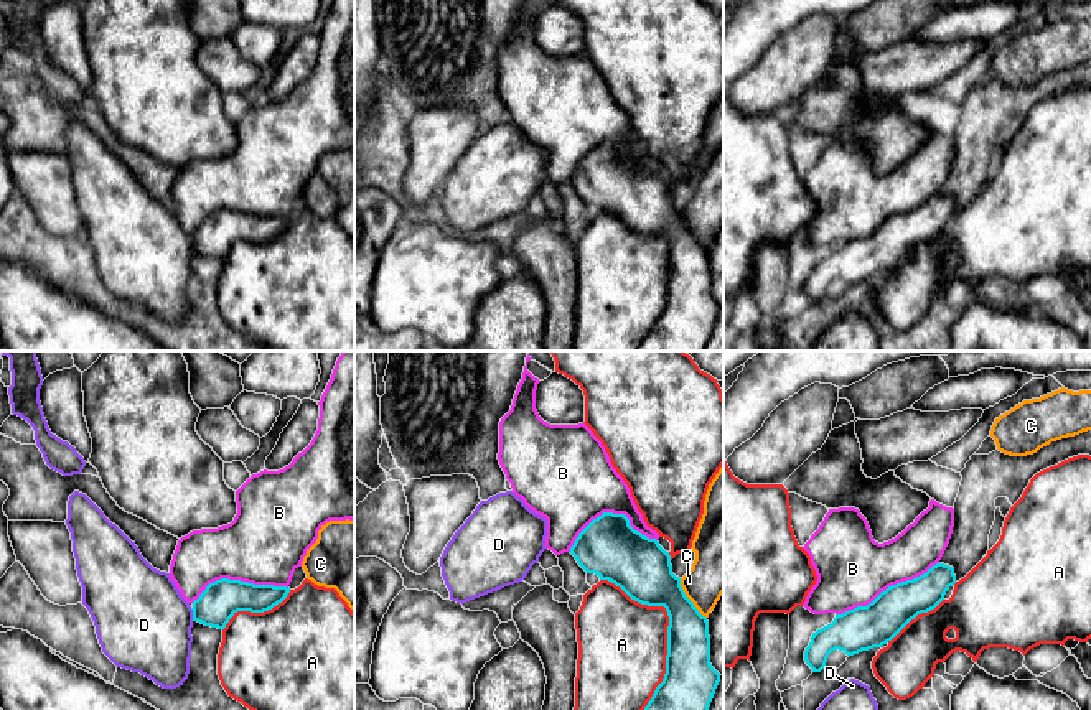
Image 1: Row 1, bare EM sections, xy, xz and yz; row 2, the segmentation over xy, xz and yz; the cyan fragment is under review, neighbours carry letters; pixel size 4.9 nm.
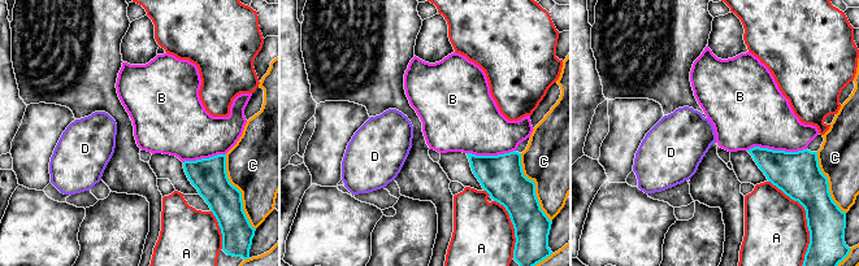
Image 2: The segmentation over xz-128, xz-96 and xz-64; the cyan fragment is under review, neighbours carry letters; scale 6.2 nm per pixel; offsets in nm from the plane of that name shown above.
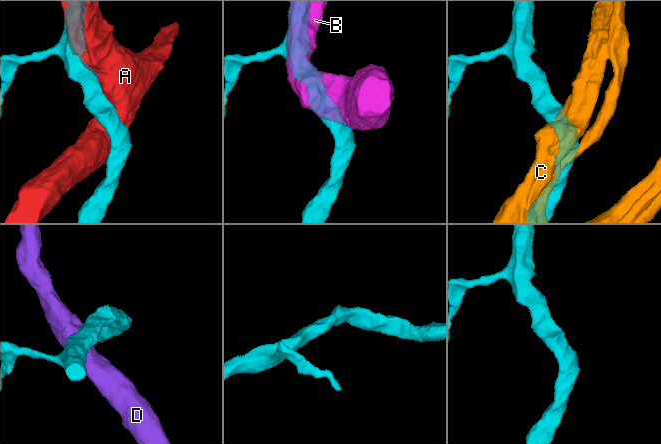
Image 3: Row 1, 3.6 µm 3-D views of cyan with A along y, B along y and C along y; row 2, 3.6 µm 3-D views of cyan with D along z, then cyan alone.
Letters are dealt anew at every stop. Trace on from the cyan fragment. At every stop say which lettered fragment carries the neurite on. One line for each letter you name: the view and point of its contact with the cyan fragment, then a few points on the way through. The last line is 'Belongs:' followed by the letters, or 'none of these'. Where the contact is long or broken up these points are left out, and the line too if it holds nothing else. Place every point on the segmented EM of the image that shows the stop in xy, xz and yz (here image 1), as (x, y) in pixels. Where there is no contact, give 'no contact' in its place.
B: contact yz (889, 587)
Belongs: B

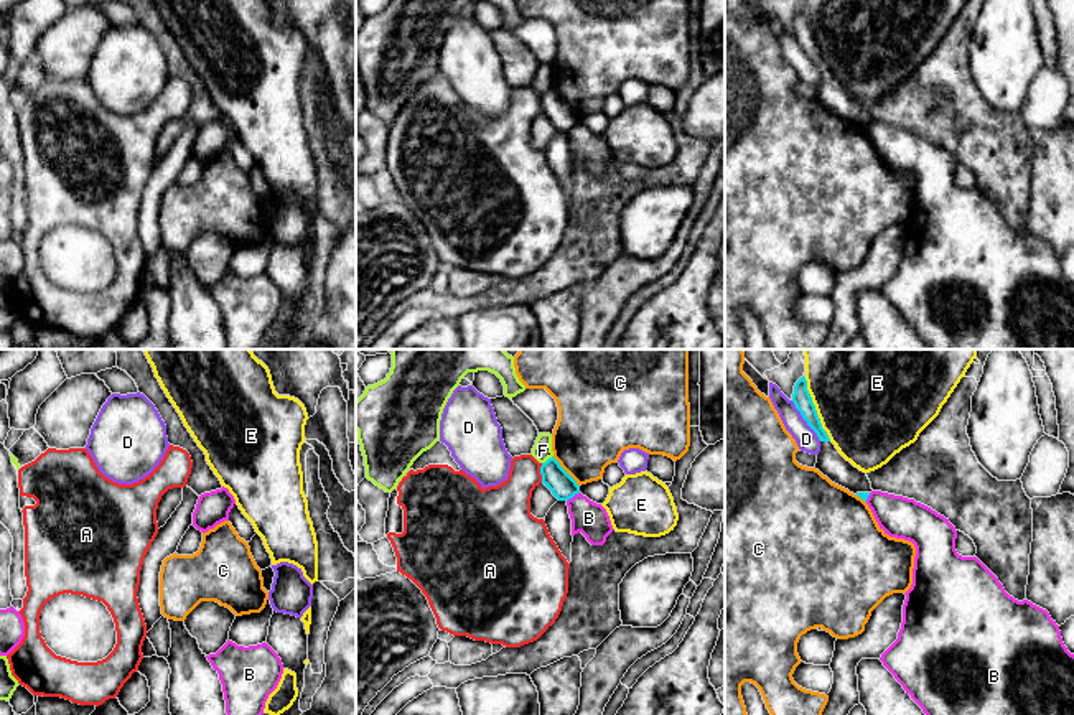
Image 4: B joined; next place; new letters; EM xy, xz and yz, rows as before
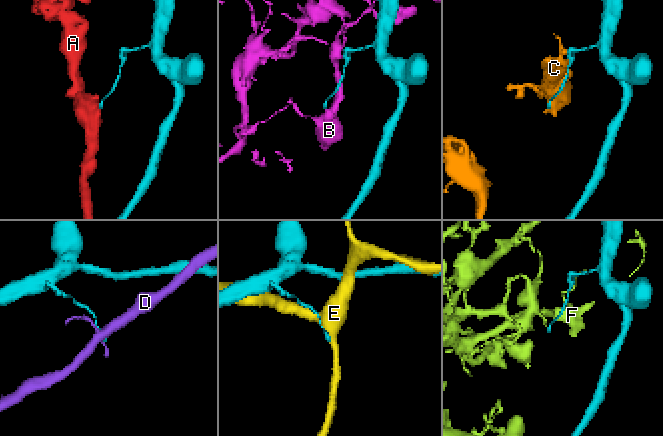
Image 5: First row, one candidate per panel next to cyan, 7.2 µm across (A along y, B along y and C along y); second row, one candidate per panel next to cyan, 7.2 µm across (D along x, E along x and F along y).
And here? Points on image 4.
Belongs: none of these

